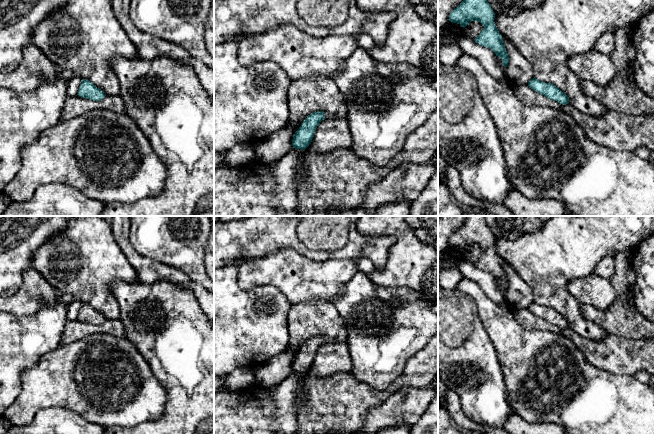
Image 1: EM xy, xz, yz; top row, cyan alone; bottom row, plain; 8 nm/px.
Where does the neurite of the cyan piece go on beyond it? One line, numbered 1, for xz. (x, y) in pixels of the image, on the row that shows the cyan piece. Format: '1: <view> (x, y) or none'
1: none

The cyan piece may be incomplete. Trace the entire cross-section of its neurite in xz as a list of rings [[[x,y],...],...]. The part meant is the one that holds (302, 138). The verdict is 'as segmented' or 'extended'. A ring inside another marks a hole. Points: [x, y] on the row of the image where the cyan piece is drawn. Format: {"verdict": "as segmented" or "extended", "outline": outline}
{"verdict": "as segmented", "outline": [[[317,111],[308,115],[293,136],[293,148],[306,149],[312,142],[317,126],[324,119],[325,113],[323,111]]]}

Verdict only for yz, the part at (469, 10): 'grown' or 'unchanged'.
unchanged

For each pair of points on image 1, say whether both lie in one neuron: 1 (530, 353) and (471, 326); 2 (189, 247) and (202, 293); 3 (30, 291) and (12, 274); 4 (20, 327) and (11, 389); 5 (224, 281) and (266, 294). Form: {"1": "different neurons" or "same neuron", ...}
{"1": "different neurons", "2": "different neurons", "3": "different neurons", "4": "same neuron", "5": "same neuron"}

